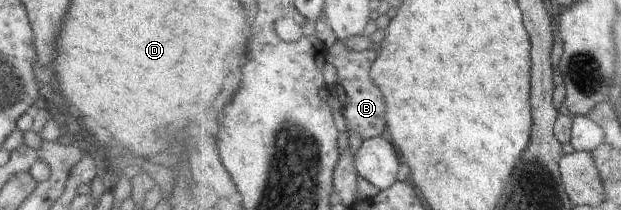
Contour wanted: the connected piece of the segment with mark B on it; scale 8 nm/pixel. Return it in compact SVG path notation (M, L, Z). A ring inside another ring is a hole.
M336 39L329 45L328 63L332 63L338 69L338 80L334 87L340 94L347 126L349 124L358 130L358 134L365 139L381 137L387 130L387 108L388 101L384 91L380 89L372 76L374 63L379 59L380 50L378 47L363 52L349 50L347 46Z

